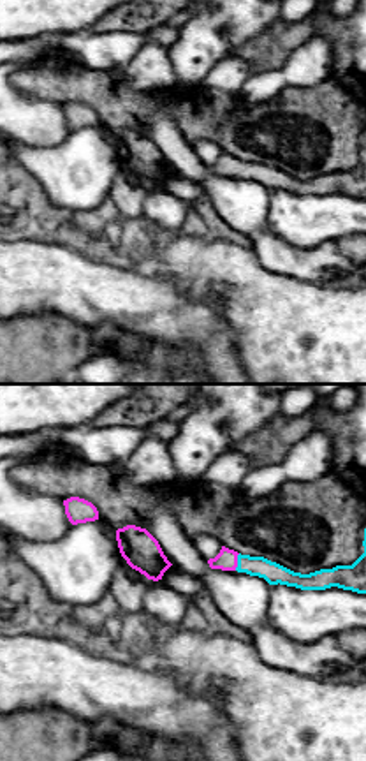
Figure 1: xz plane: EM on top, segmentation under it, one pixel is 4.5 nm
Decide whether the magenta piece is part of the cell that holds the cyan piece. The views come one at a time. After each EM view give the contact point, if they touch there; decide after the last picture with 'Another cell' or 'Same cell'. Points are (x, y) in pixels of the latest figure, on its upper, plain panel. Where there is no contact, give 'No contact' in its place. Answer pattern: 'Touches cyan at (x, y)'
Touches cyan at (238, 168)

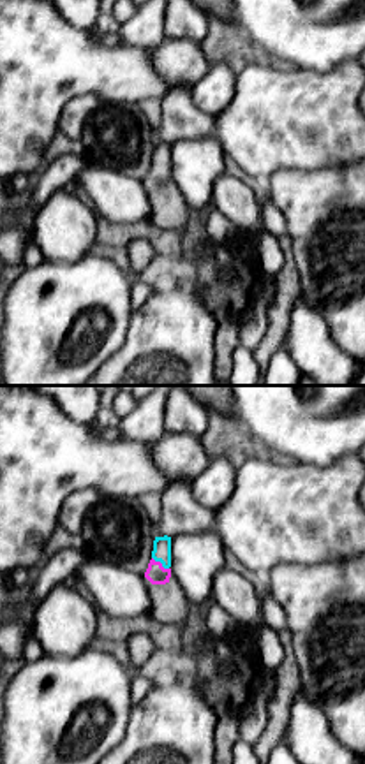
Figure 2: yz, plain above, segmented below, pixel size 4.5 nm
Touches cyan at (161, 168)

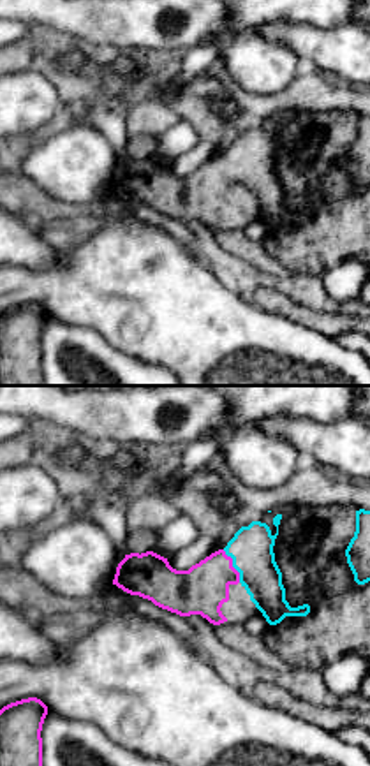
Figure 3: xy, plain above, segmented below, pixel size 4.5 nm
Touches cyan at (233, 171)

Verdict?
Same cell

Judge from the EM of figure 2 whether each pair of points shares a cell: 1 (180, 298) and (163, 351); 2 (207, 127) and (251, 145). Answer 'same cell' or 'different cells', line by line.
1: same cell
2: different cells

